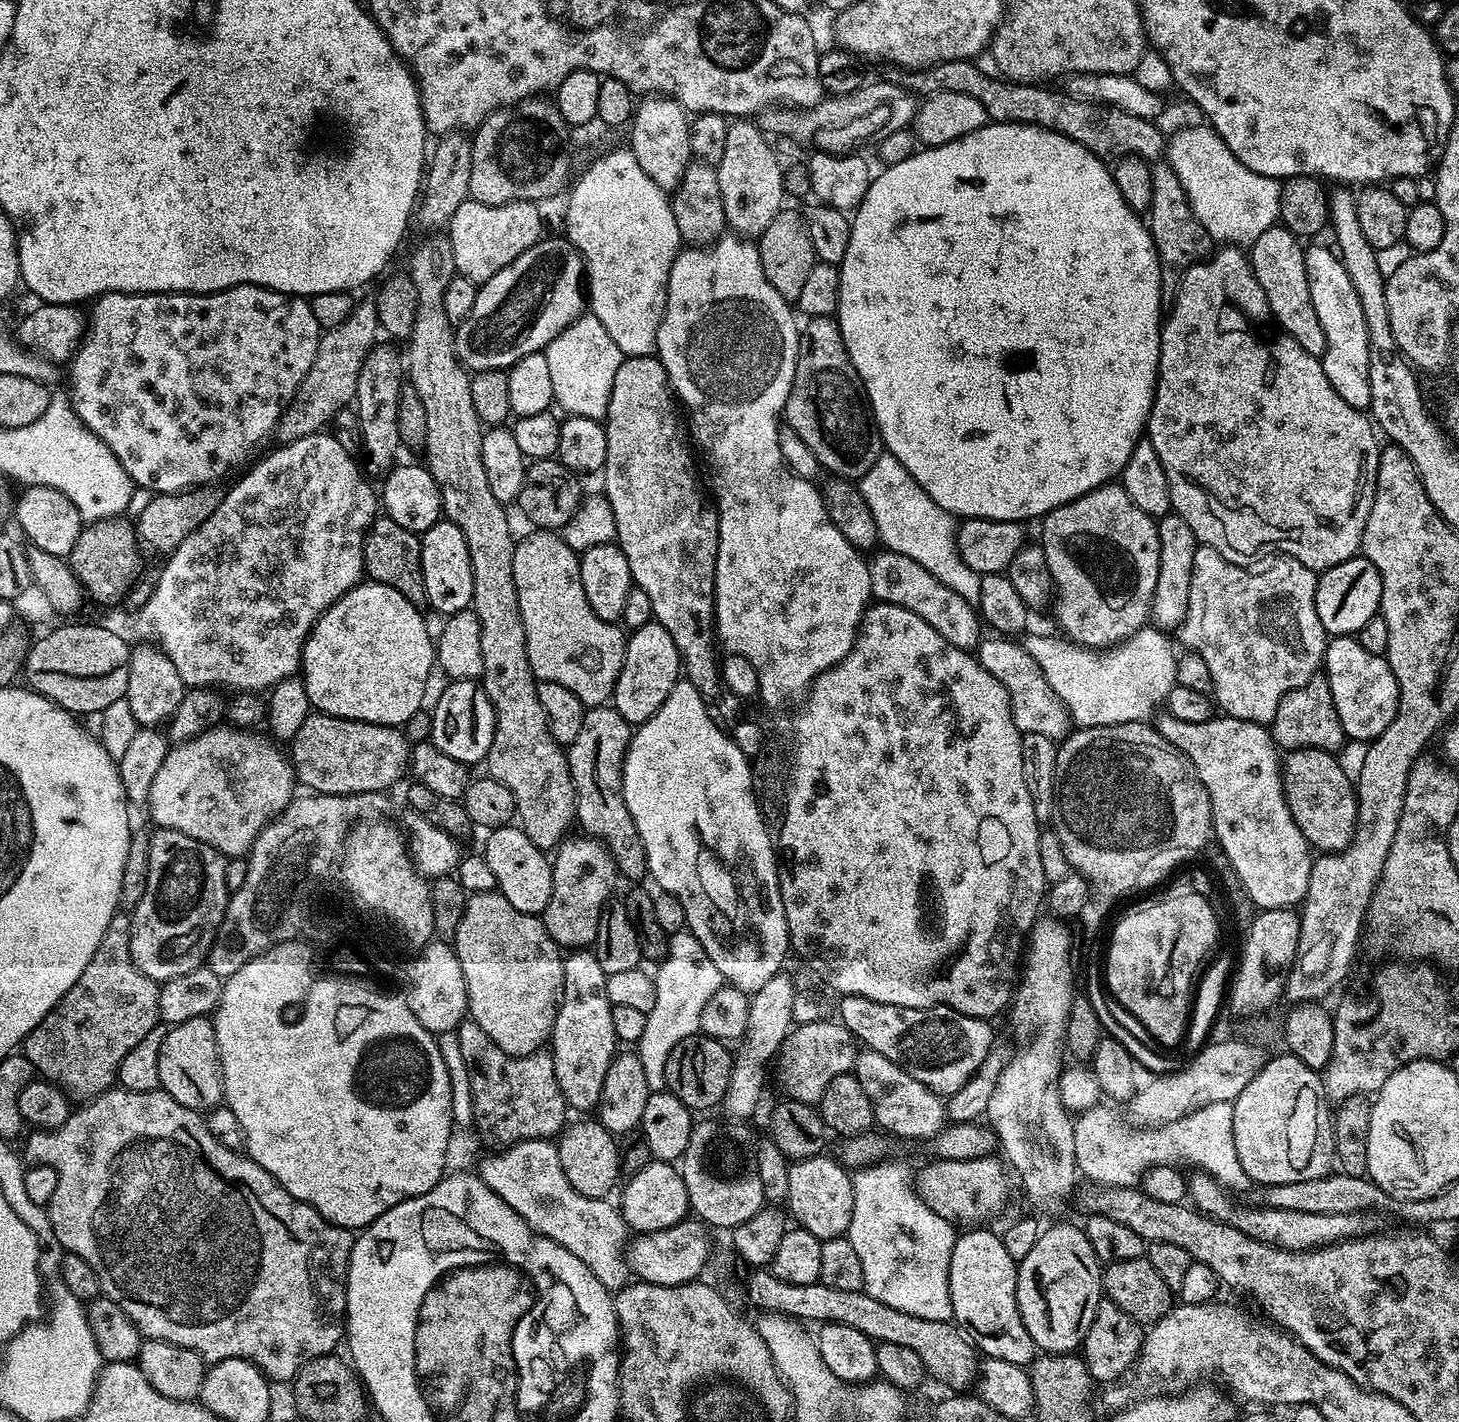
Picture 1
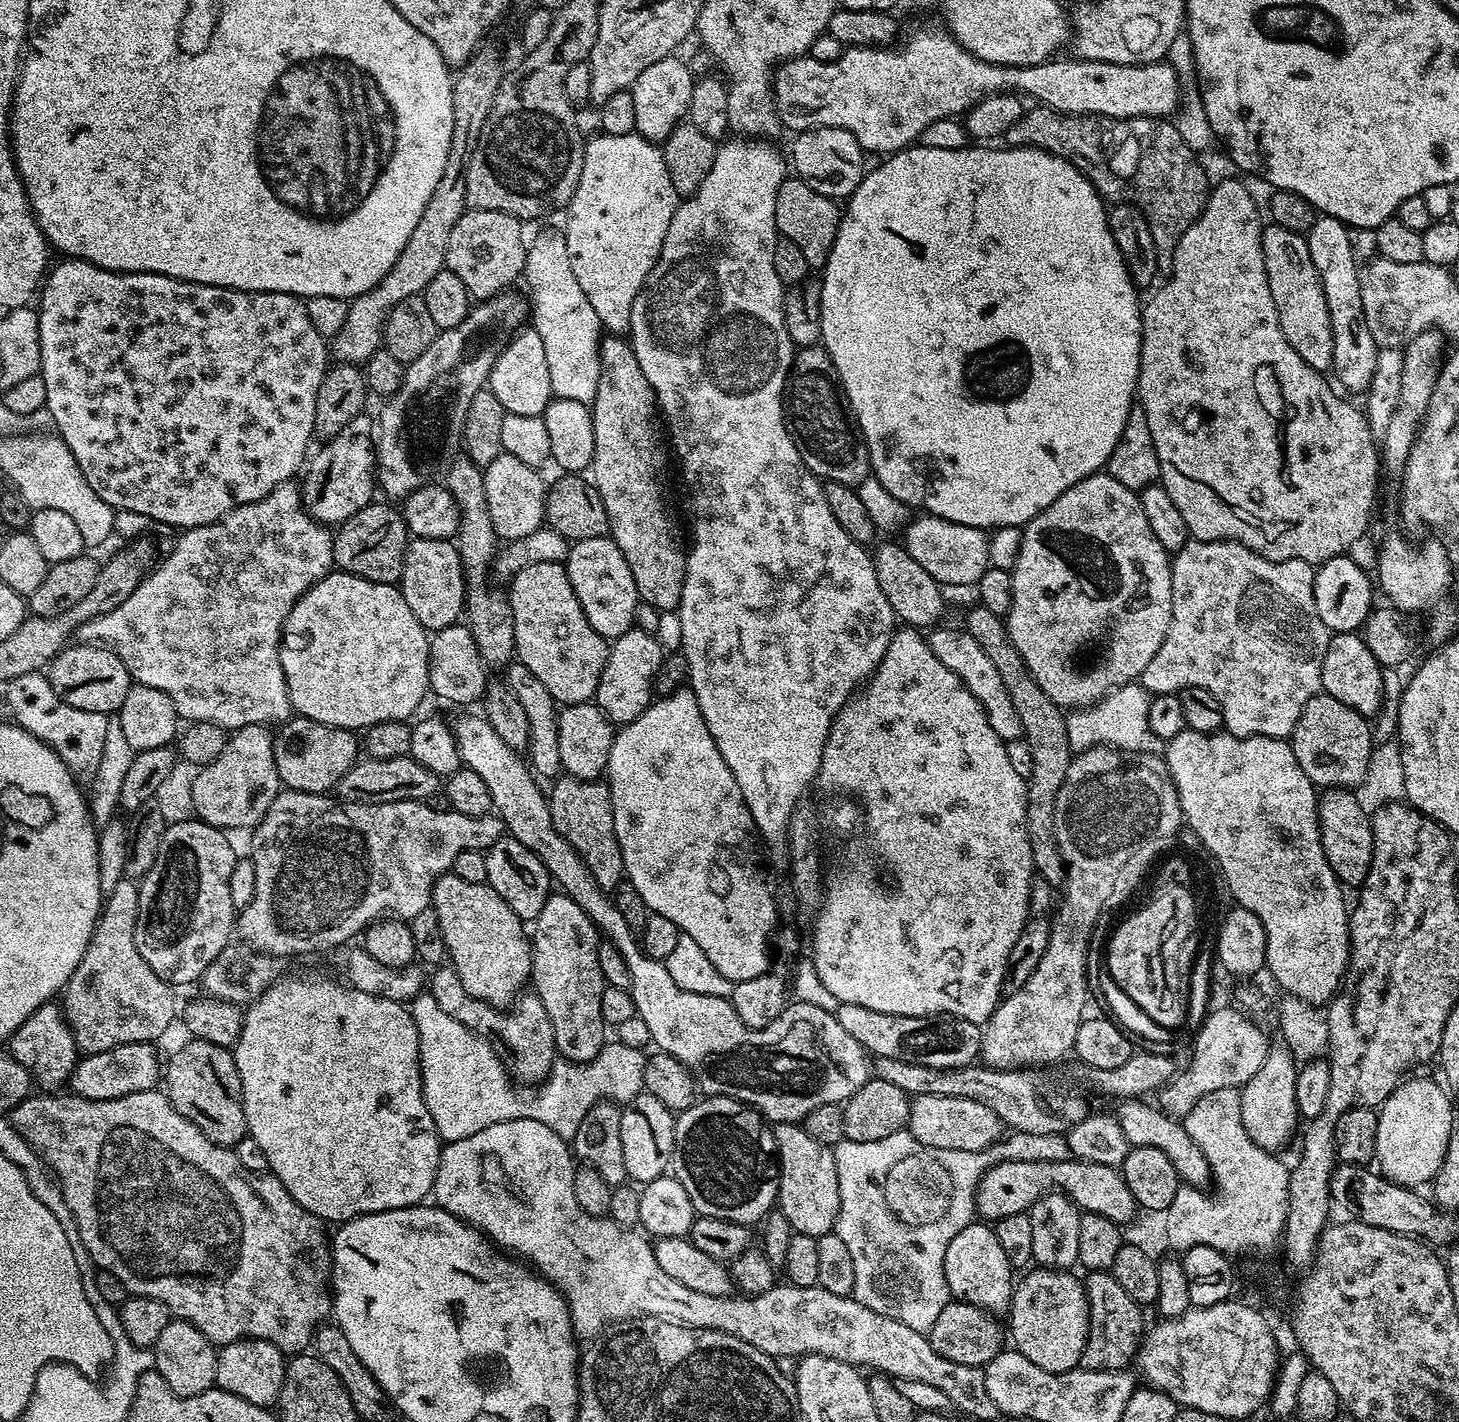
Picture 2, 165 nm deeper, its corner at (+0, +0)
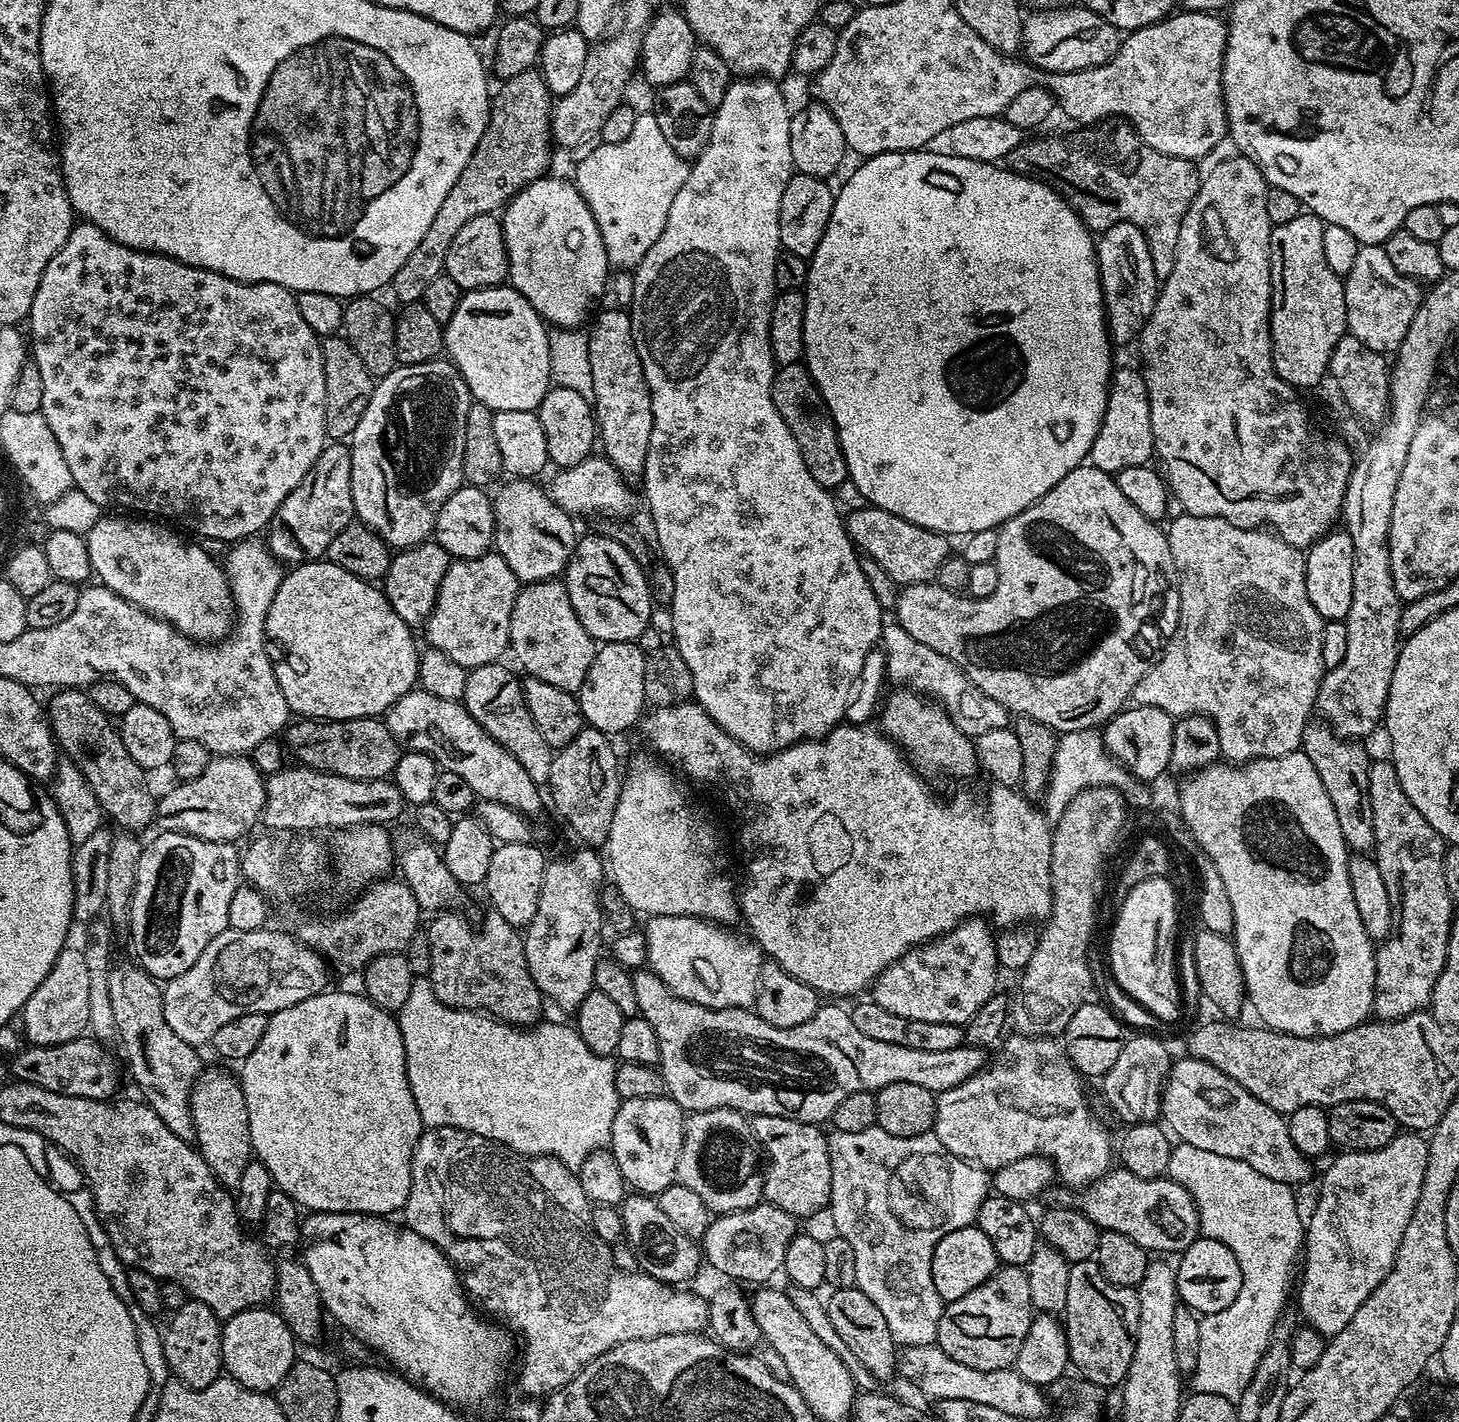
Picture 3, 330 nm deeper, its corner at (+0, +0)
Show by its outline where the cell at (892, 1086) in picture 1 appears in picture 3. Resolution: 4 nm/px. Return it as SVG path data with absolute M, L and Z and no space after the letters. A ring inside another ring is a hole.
M1010 1036L1003 1041L996 1064L989 1063L970 1079L936 1096L934 1134L950 1154L979 1164L985 1170L1001 1168L1006 1166L1006 1162L1014 1162L1018 1158L1044 1156L1052 1161L1059 1183L1064 1183L1061 1185L1083 1190L1113 1167L1114 1140L1108 1137L1107 1130L1092 1113L1080 1085L1082 1077L1072 1067L1063 1047L1047 1036Z

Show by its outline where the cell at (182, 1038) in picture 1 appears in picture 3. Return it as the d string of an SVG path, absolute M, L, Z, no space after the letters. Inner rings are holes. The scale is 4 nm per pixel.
M212 1068L201 1071L190 1095L197 1151L210 1166L212 1173L224 1187L232 1190L241 1181L242 1173L253 1157L250 1138L249 1110L239 1079L228 1072Z

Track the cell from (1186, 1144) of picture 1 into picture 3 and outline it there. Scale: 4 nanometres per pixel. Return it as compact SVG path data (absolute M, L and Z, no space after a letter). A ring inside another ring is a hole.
M1208 1160L1208 1164L1204 1164L1204 1168L1208 1168L1208 1180L1200 1180L1200 1184L1212 1184L1212 1188L1191 1188L1189 1191L1199 1208L1201 1235L1210 1237L1212 1228L1220 1228L1220 1236L1224 1236L1222 1244L1233 1251L1242 1269L1242 1289L1234 1302L1226 1310L1203 1315L1200 1319L1198 1366L1190 1376L1191 1389L1198 1393L1219 1394L1233 1402L1244 1392L1258 1362L1269 1348L1274 1326L1287 1307L1292 1270L1306 1240L1306 1226L1296 1204L1295 1189L1286 1183L1270 1180L1257 1170L1248 1172L1249 1166L1228 1168L1228 1176L1224 1176L1224 1172L1220 1172L1220 1160Z

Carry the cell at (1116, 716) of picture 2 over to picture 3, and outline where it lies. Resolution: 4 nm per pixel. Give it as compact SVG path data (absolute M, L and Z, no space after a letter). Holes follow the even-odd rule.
M1095 729L1063 732L1056 743L1055 756L1051 766L1051 774L1042 796L1042 808L1049 819L1055 822L1066 810L1066 806L1073 801L1082 790L1090 788L1114 787L1128 798L1133 798L1133 807L1148 808L1154 796L1149 792L1147 781L1140 781L1127 769L1120 767L1109 755L1104 745L1103 735Z

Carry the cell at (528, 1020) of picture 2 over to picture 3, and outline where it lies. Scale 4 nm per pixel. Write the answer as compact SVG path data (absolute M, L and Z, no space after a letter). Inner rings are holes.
M494 910L489 911L481 928L468 924L467 918L456 911L437 911L426 930L430 946L427 977L436 997L451 1008L483 1012L506 1024L531 1026L537 1023L546 1000L530 974L530 966L526 966L523 935Z

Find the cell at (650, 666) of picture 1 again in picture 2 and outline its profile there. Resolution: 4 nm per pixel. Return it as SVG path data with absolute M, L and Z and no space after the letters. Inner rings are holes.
M633 626L626 634L611 641L608 650L608 661L602 670L594 702L604 711L613 725L623 726L634 722L645 712L654 699L652 683L664 664L664 652L660 649L659 639Z

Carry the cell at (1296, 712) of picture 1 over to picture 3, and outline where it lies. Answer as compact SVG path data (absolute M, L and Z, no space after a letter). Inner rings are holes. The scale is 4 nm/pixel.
M1310 722L1304 728L1302 751L1306 758L1310 758L1310 762L1314 762L1314 770L1318 770L1318 778L1322 778L1322 786L1326 786L1330 802L1334 802L1334 814L1338 814L1338 826L1342 826L1342 838L1347 842L1349 849L1356 854L1371 853L1376 843L1372 811L1368 801L1370 761L1363 743L1339 736L1327 723Z

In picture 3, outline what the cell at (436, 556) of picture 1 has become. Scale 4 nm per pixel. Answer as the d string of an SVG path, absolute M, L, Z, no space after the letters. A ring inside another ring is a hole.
M432 538L413 548L397 551L393 555L382 581L382 591L390 606L394 606L394 614L398 614L398 618L402 618L402 622L406 622L409 628L416 630L419 629L419 624L420 627L427 625L436 605L442 578L446 578L449 563L447 550Z

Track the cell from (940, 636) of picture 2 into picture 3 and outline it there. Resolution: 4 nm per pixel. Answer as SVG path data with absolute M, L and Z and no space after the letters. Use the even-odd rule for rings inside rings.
M892 622L885 627L882 651L887 664L887 679L896 683L893 685L927 694L947 712L954 726L958 726L958 730L965 732L968 737L975 738L986 734L986 730L1009 727L1008 709L994 702L994 698L982 694L982 690L971 684L965 672L950 662L950 658L942 658L938 650L930 650L930 646L910 638L910 634L906 634L906 630L902 630L899 624Z

